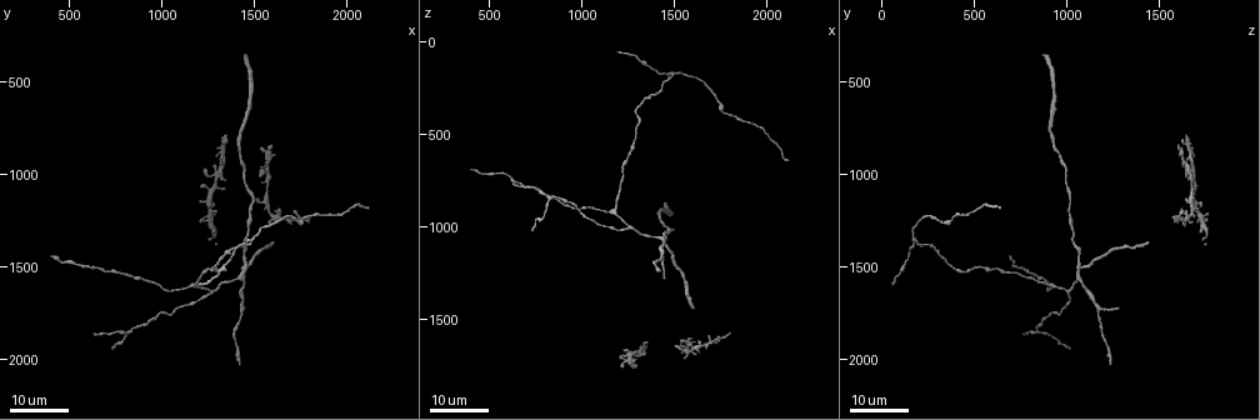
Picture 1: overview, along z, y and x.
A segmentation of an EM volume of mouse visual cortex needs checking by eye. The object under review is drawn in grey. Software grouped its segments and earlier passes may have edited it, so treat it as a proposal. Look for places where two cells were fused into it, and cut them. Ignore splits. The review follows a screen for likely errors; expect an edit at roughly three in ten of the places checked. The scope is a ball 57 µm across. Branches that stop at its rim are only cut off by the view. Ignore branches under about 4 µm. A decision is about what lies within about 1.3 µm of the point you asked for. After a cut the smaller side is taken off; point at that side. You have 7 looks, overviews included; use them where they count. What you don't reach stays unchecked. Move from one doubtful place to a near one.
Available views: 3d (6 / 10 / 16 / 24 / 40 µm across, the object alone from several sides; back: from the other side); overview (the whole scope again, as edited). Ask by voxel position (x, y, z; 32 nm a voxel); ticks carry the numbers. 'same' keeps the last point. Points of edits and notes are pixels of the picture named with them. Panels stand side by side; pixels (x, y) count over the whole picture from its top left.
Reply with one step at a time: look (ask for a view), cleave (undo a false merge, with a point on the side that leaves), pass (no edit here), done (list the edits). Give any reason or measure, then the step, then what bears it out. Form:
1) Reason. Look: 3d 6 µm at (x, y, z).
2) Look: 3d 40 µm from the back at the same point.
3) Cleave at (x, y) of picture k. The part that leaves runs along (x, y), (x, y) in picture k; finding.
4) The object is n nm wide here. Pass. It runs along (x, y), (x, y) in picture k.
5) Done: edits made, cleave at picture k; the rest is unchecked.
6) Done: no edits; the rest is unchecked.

Three arms meet. Look: 3d 16 µm at (1440, 1500, 1080).

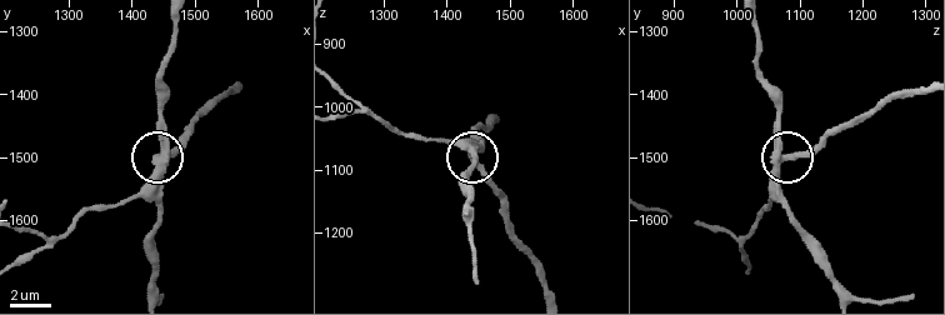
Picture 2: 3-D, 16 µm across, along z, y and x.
Look: 3d 6 µm at (1445, 1500, 1085).

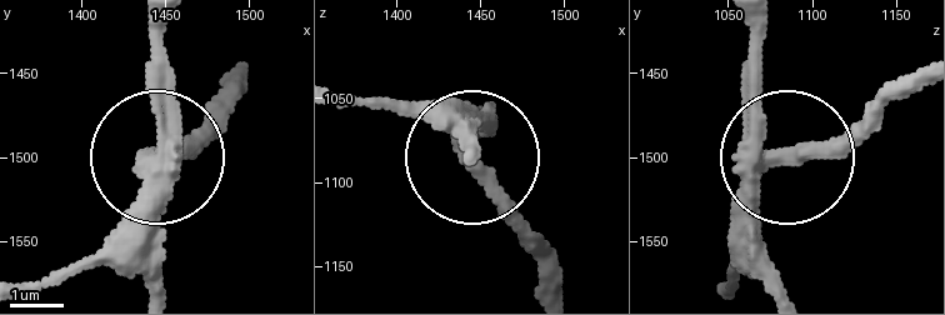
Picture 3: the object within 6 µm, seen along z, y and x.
Cleave at (193, 150) of picture 3. The part that leaves runs along (155, 168), (228, 81) in picture 3; two cells meet here.

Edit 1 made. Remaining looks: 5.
Look: overview.

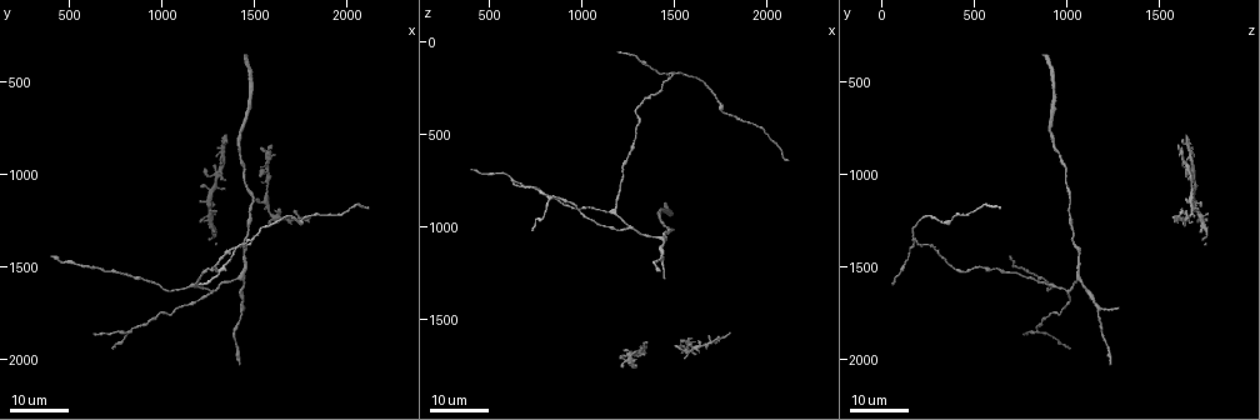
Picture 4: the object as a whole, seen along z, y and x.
A fork. Look: 3d 16 µm at (1480, 1360, 160).

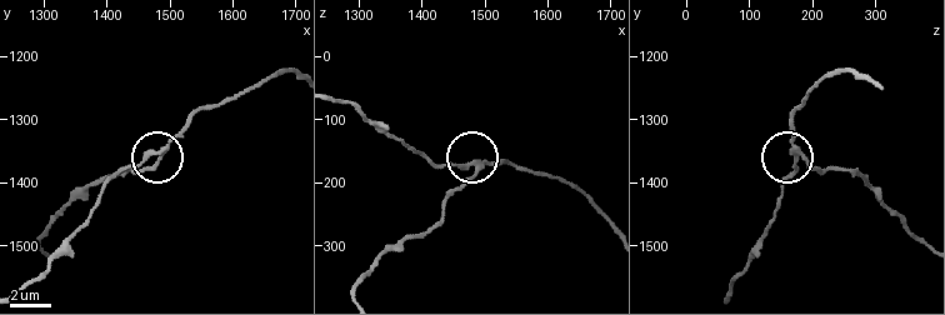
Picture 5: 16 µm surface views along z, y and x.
Look: 3d 10 µm at (1480, 1355, 175).

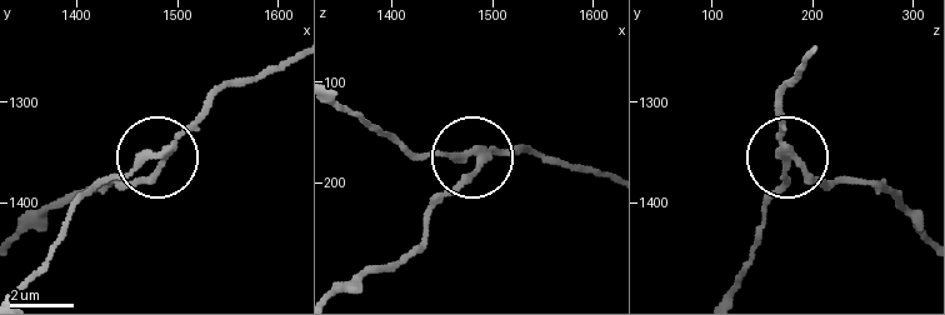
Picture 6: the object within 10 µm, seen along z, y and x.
Look: 3d 6 µm at (1474, 1354, 174).

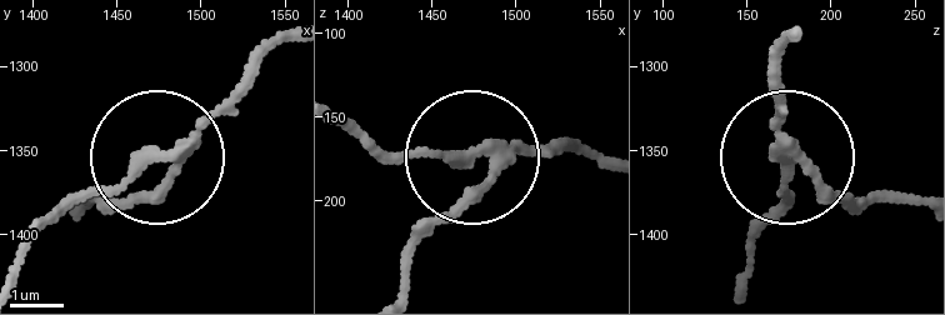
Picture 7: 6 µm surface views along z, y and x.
The object is 230 nm wide here. Cleave at (238, 86) of picture 7. The part that leaves runs along (188, 139), (281, 40) in picture 7; two cells meet here.

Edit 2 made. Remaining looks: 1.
Done: edits made, cleave at picture 3, cleave at picture 7; the rest is unchecked.

